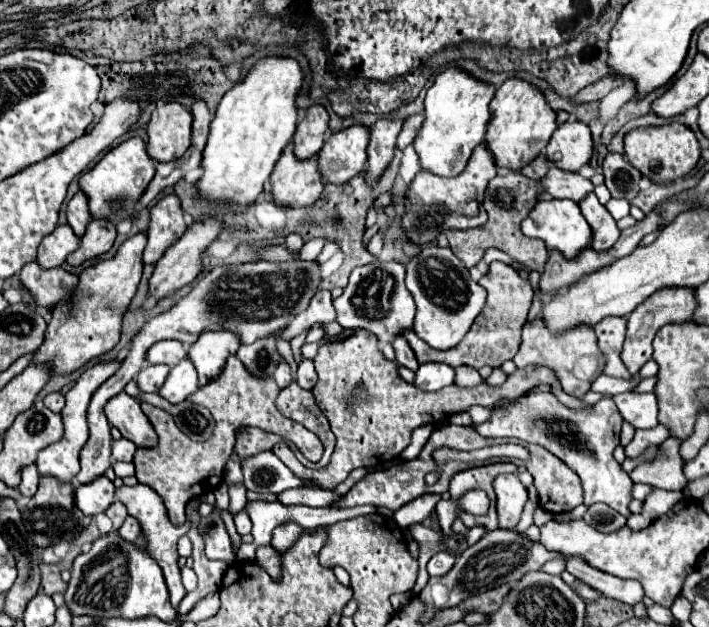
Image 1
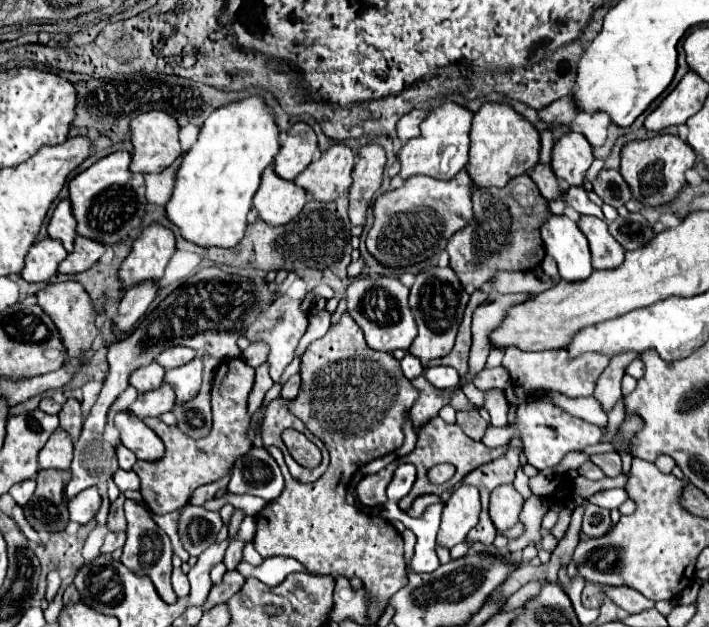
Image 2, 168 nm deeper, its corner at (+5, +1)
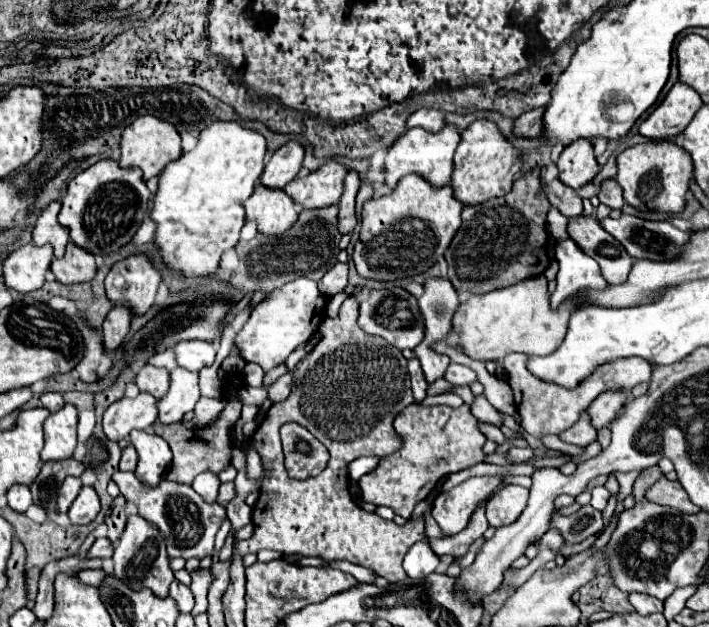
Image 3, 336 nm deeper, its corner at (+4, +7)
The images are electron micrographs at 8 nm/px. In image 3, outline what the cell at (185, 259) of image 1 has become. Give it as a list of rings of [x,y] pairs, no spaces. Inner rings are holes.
[[[113,307],[103,323],[103,347],[105,351],[115,351],[125,335],[129,333],[129,325],[131,325],[131,311],[125,307]]]

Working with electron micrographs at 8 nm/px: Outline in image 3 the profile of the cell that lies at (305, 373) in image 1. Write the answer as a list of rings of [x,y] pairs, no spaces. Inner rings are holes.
[[[285,373],[269,387],[269,401],[271,403],[285,401],[289,397],[289,393],[291,393],[291,373]]]

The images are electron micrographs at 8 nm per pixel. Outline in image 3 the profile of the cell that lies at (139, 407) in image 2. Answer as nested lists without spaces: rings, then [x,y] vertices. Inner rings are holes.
[[[139,393],[135,399],[123,397],[103,413],[103,433],[109,441],[125,439],[133,429],[149,429],[157,419],[157,399]]]

